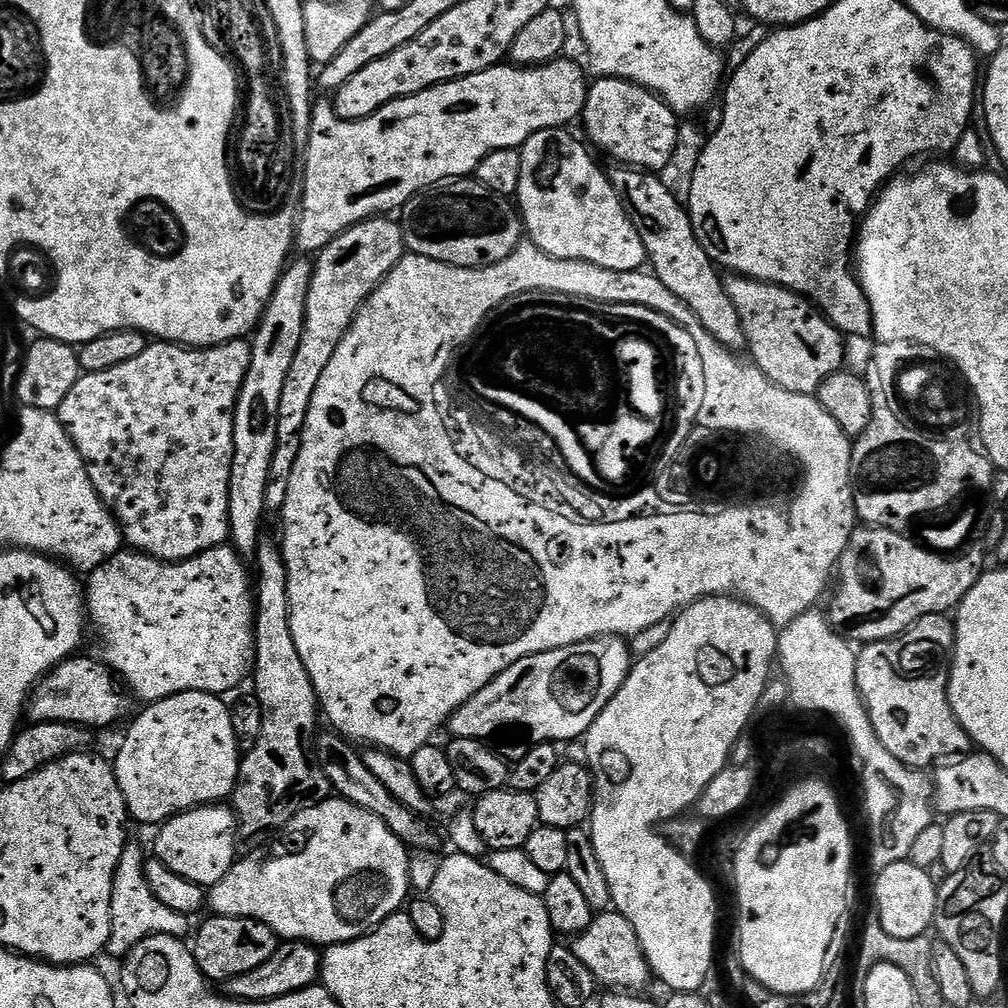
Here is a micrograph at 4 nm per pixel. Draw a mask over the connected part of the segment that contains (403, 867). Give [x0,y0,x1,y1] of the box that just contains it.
[206,798,410,946]

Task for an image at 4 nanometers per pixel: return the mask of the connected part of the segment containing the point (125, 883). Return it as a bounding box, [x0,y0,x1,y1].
[106,843,189,958]

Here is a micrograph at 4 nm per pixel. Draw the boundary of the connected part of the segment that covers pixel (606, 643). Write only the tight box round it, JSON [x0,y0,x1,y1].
[446,636,633,741]

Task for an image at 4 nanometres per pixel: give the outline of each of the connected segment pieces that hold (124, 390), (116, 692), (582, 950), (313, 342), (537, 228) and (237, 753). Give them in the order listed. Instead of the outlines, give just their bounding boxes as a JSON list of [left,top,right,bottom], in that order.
[[58,338,252,562],[26,659,132,730],[570,910,650,990],[266,218,405,513],[515,128,648,272],[114,692,242,826]]

